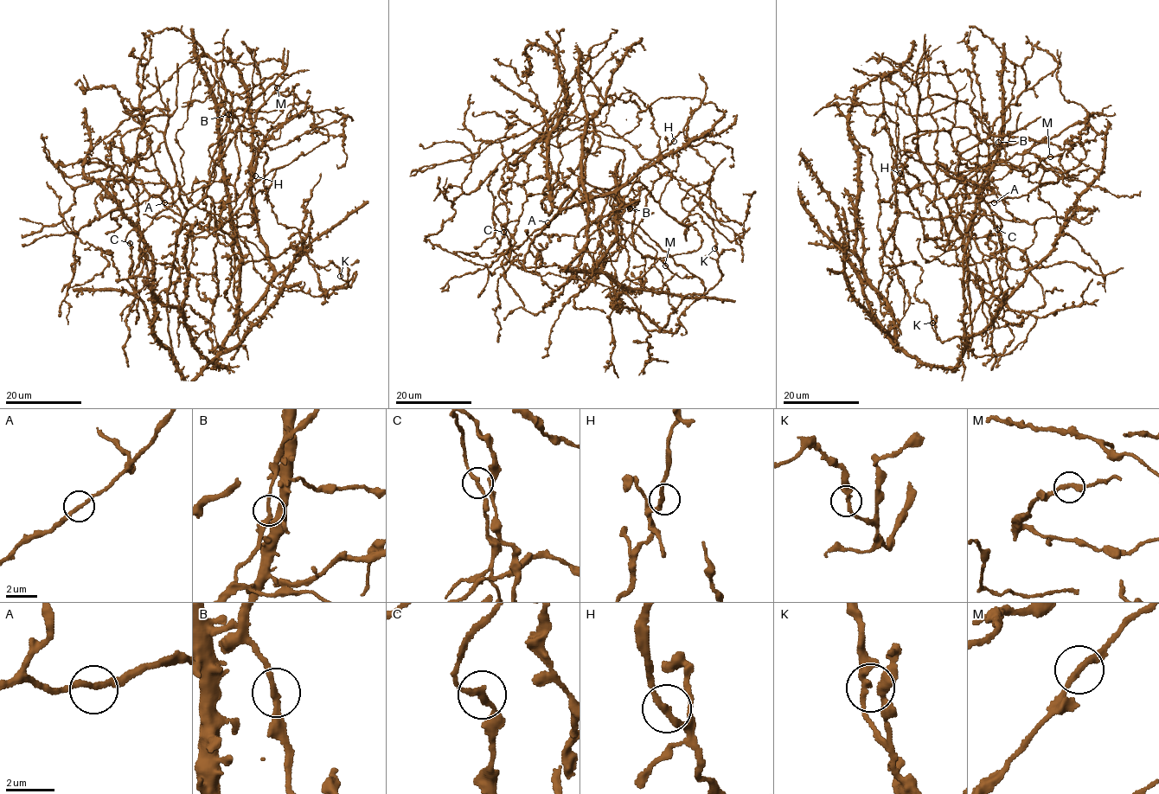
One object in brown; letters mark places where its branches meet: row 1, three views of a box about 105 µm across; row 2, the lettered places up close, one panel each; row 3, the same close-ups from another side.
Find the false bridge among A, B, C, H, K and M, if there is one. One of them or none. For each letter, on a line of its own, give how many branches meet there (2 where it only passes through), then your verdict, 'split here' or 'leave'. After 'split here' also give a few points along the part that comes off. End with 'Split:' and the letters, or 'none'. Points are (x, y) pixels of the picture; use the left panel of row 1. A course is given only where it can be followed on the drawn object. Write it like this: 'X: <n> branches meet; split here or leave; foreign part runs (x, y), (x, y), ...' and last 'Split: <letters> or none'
A: 2 branches meet; leave
B: 2 branches meet; leave
C: 2 branches meet; split here; foreign part runs (130, 243), (133, 266), (128, 277)
H: 2 branches meet; leave
K: 2 branches meet; leave
M: 2 branches meet; leave
Split: C

